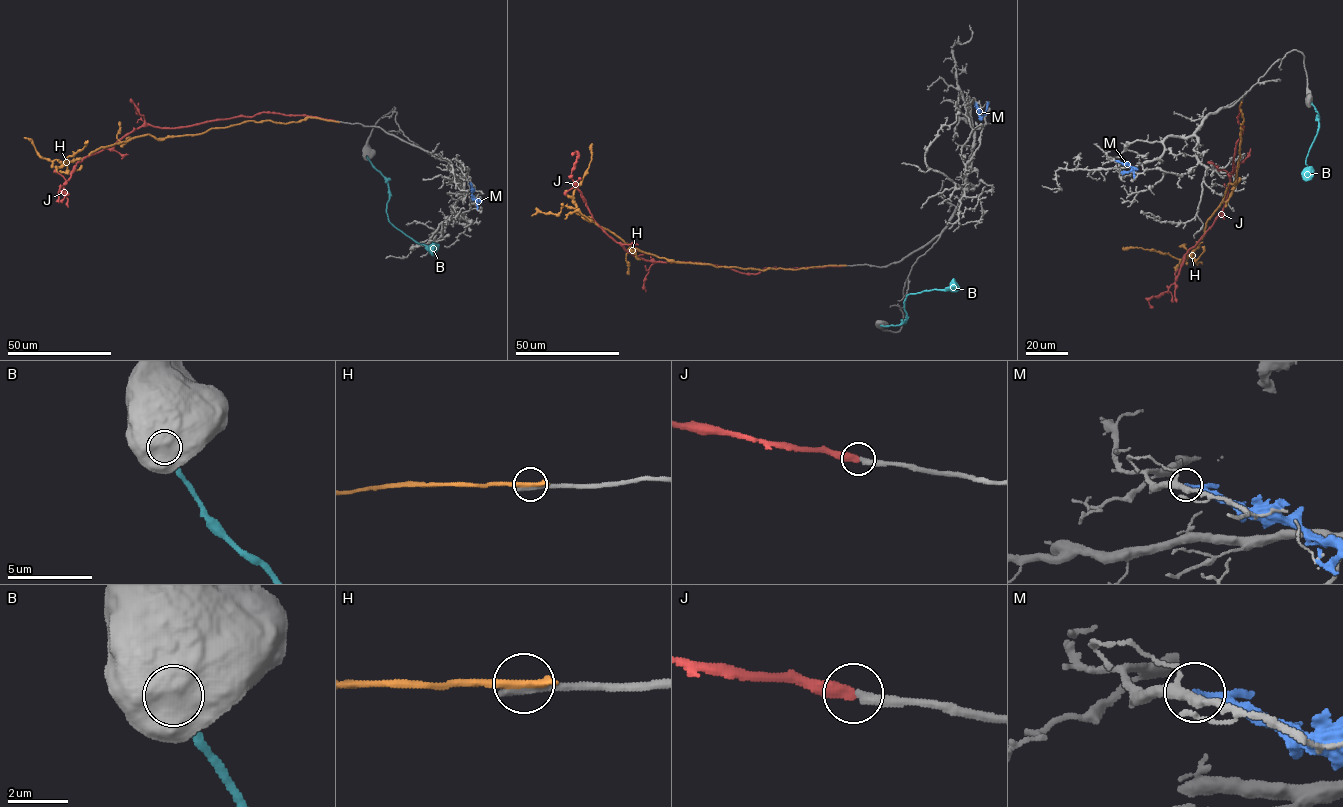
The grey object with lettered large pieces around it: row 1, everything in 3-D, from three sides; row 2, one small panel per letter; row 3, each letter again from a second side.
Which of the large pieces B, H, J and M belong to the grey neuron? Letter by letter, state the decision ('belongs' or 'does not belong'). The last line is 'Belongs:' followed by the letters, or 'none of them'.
B: does not belong
H: does not belong
J: belongs
M: does not belong
Belongs: J

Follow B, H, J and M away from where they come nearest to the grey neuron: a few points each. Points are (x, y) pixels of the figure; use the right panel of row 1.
B: (1311, 103), (1318, 116), (1319, 129), (1305, 161), (1311, 176), (1307, 174)
H: (1241, 102), (1243, 120), (1236, 179), (1206, 222), (1195, 249), (1181, 259), (1140, 247), (1122, 249)
J: (1241, 102), (1238, 119), (1242, 133), (1236, 143), (1223, 210), (1185, 255), (1169, 289), (1150, 298), (1153, 307)
M: (1115, 160), (1134, 168), (1121, 172)

